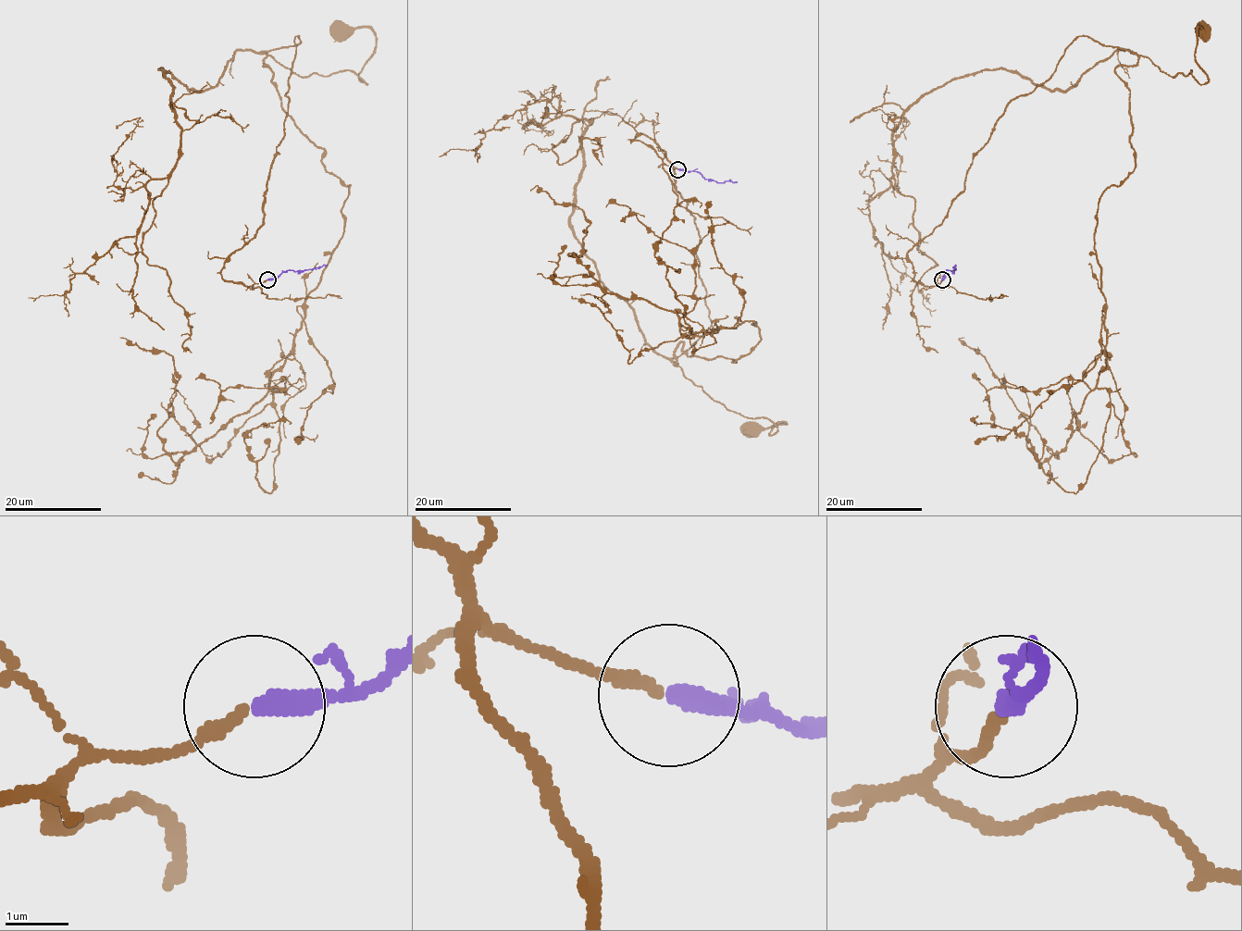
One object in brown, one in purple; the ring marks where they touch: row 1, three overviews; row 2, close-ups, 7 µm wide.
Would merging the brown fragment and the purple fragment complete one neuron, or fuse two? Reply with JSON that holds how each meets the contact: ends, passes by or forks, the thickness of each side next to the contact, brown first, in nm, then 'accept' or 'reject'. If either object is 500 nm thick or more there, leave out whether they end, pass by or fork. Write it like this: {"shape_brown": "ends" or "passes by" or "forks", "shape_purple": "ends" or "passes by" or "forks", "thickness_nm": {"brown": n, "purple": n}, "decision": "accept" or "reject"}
{"shape_brown": "ends", "shape_purple": "ends", "thickness_nm": {"brown": 180, "purple": 340}, "decision": "accept"}

